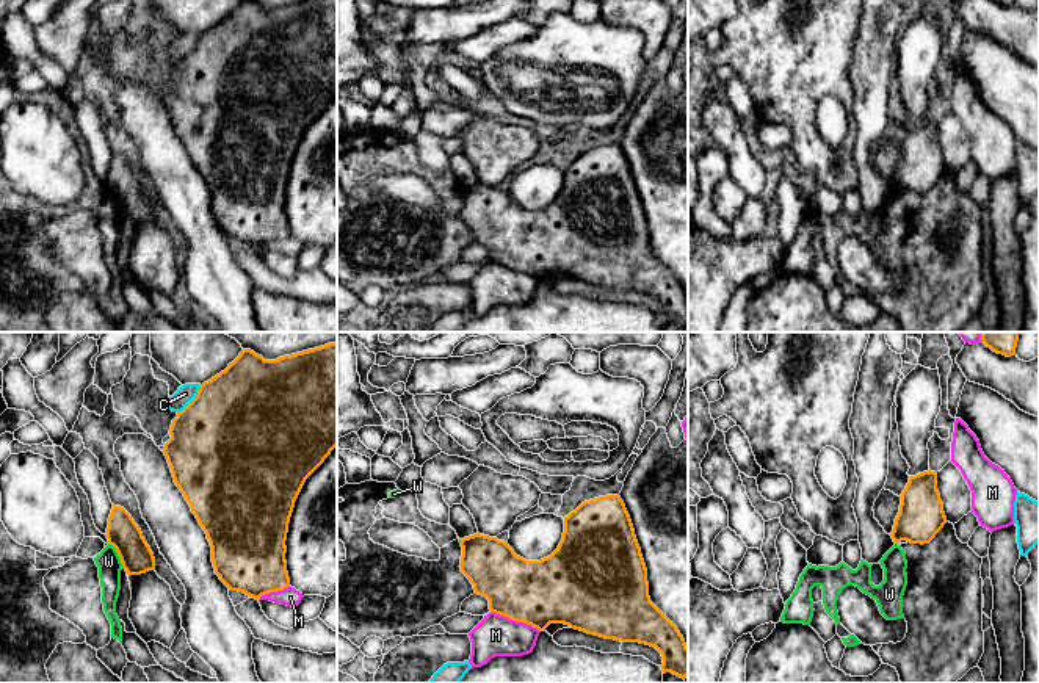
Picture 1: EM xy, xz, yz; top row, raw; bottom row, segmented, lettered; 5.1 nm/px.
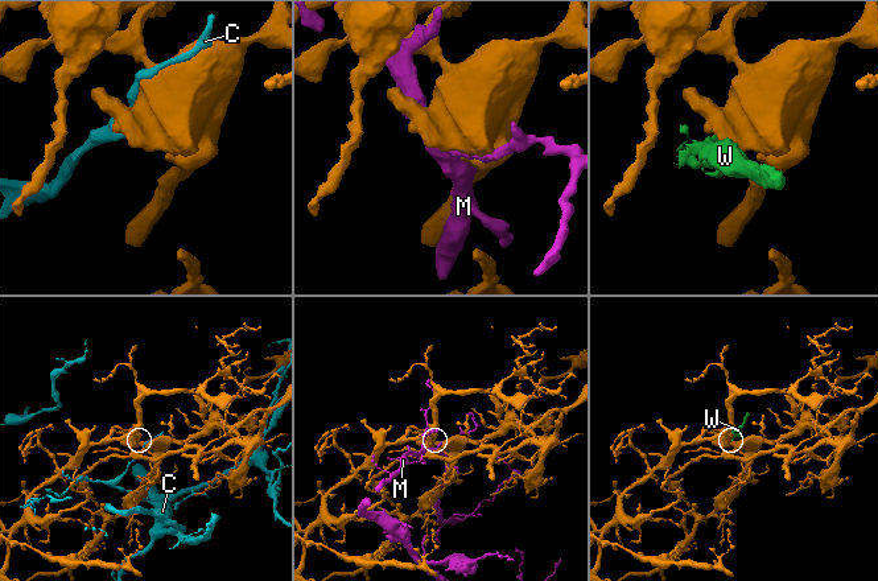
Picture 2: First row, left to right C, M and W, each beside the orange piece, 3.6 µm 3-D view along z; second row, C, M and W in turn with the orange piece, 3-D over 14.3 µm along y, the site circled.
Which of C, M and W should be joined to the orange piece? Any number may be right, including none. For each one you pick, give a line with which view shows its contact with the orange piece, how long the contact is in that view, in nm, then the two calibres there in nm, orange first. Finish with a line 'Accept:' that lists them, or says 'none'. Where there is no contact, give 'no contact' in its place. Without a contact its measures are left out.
Accept: none

